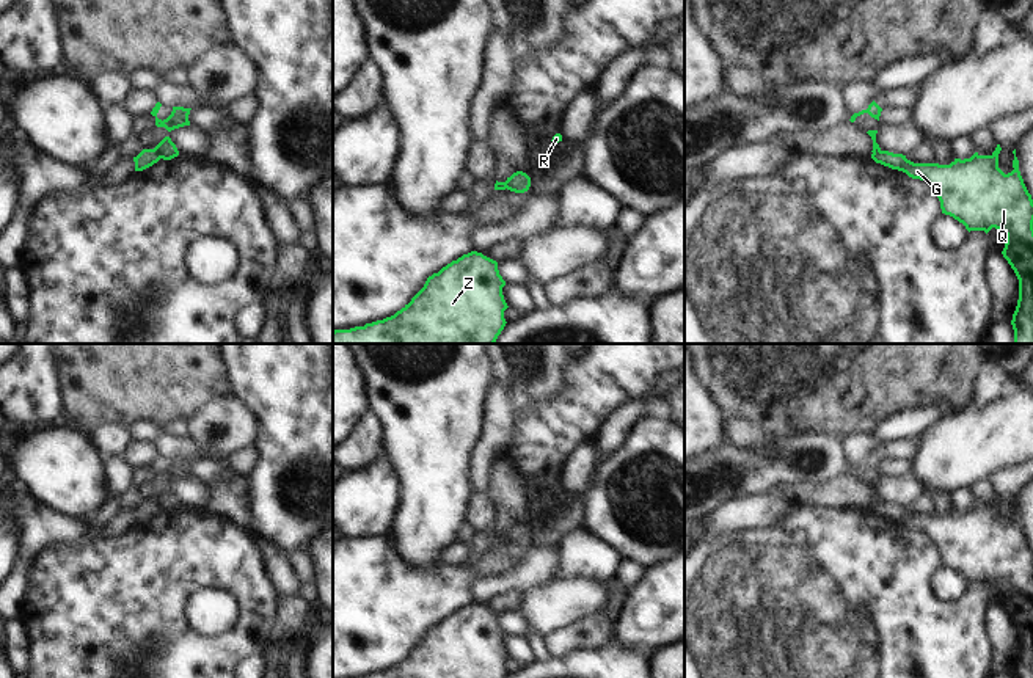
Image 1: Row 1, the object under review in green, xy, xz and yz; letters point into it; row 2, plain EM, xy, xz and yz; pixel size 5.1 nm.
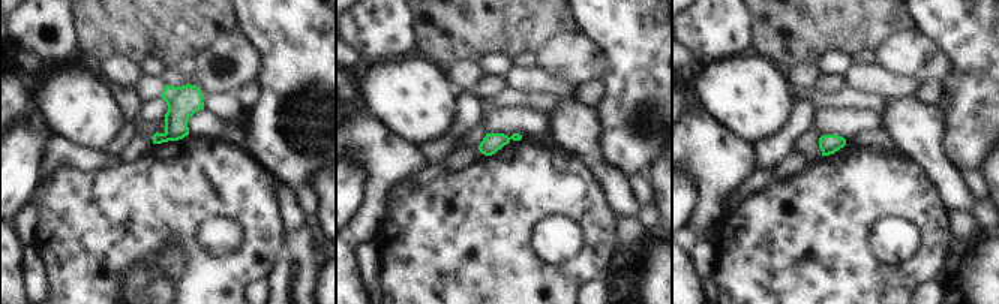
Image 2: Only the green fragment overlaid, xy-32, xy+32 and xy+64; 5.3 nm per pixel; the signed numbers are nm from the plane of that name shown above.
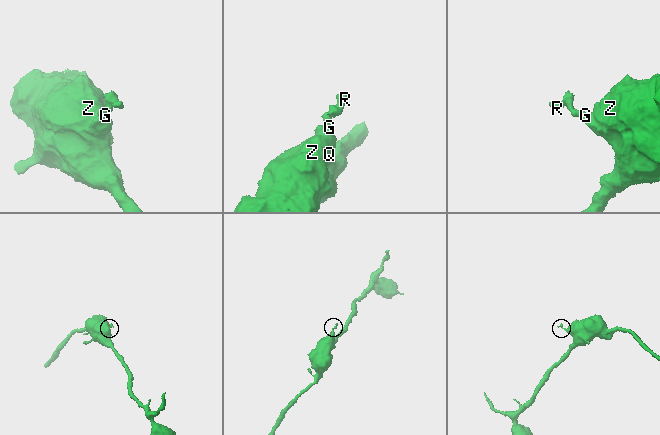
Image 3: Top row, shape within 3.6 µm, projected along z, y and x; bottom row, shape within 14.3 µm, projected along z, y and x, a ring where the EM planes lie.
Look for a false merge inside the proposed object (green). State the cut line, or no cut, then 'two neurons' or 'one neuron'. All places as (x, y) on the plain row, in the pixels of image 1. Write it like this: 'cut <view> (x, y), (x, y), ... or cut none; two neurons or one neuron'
cut xy (154, 499), (160, 509); two neurons

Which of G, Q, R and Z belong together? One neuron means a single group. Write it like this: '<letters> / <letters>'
G Q Z / R

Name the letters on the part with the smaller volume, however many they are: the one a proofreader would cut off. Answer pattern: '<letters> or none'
R

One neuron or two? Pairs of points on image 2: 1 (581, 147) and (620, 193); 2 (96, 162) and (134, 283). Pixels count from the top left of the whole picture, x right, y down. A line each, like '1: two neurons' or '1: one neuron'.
1: one neuron
2: two neurons

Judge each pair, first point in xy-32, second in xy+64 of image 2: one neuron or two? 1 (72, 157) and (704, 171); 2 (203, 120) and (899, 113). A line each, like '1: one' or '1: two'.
1: one
2: two

